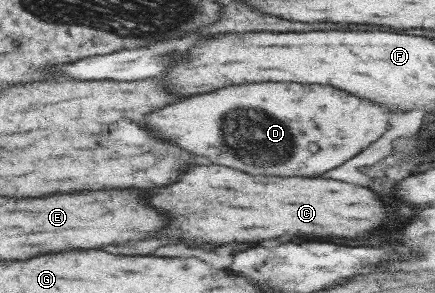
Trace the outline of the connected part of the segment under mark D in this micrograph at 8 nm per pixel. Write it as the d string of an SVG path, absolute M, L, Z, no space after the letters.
M259 82L226 86L211 92L190 95L173 101L146 118L149 131L157 137L174 142L193 154L205 156L215 164L243 170L253 176L319 176L377 140L390 124L388 118L399 112L384 109L367 99L355 98L331 86L307 86L296 82Z

